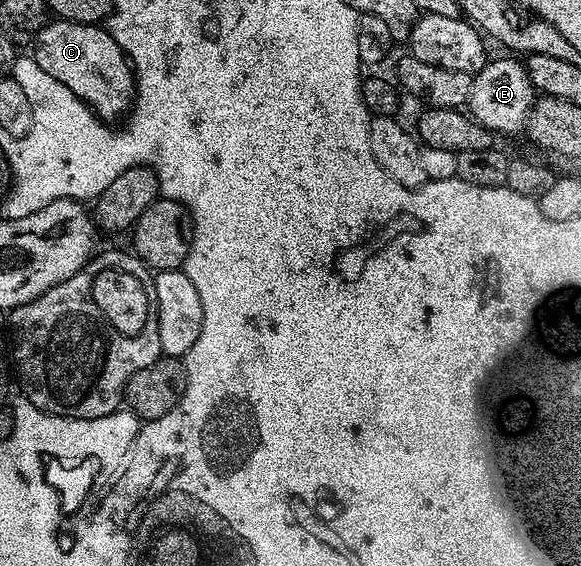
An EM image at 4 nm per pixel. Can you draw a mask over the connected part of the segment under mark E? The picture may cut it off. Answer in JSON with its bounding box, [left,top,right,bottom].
[468,57,536,136]

